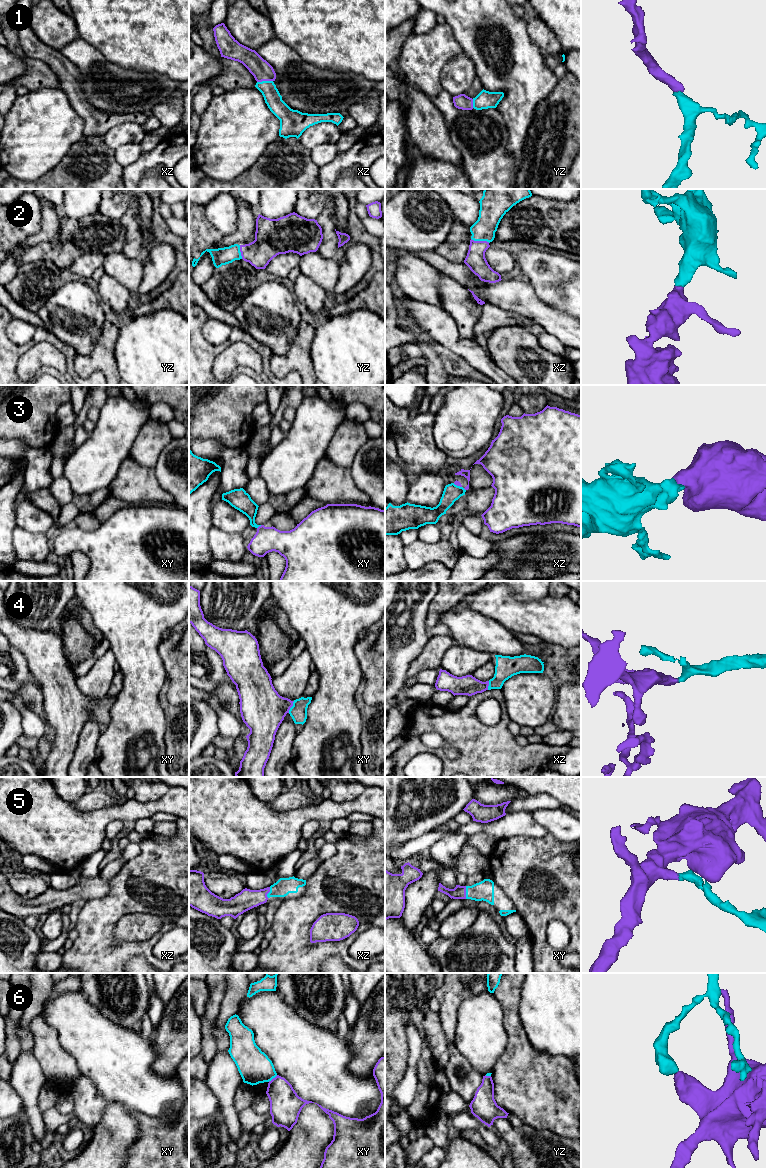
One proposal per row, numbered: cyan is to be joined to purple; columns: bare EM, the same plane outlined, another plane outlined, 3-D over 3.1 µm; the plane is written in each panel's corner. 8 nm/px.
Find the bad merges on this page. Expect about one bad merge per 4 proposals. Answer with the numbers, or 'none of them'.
3, 6

